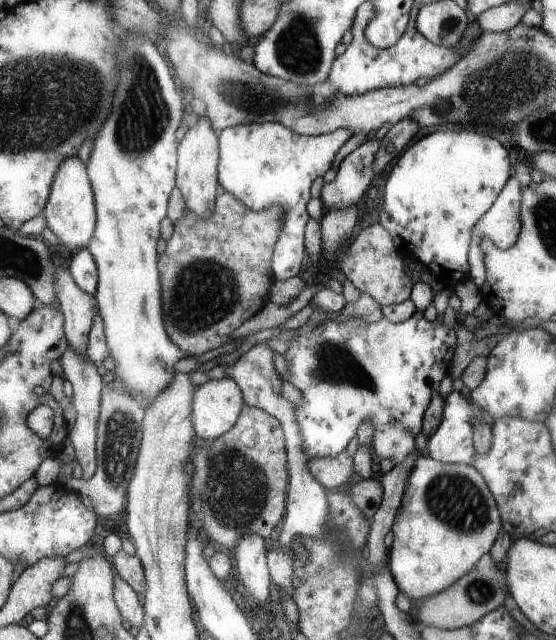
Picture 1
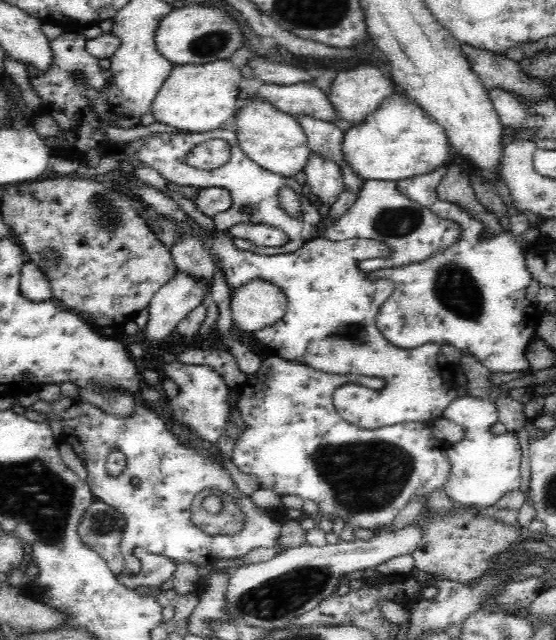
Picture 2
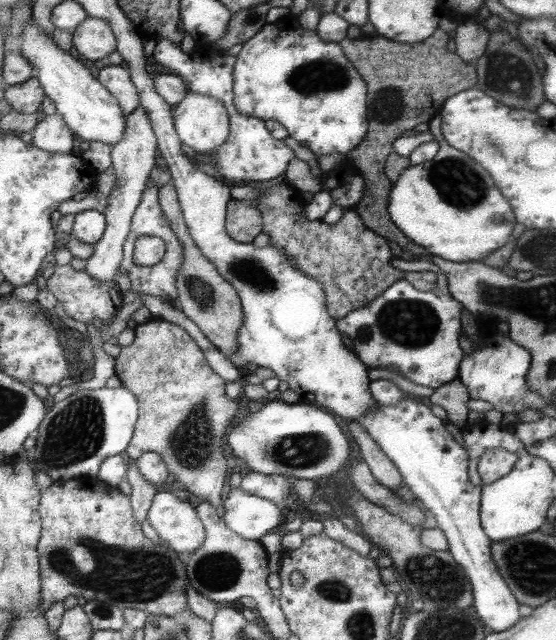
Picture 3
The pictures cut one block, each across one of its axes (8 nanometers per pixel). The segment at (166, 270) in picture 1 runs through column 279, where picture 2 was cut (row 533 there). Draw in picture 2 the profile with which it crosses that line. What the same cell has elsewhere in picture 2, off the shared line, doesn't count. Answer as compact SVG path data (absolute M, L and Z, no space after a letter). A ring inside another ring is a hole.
M220 488L202 490L194 498L190 512L194 524L208 536L238 536L242 530L246 530L248 522L248 514L244 512L240 498L236 494L226 494ZM210 494L216 494L222 500L222 512L210 514L202 508L204 498L208 498Z

